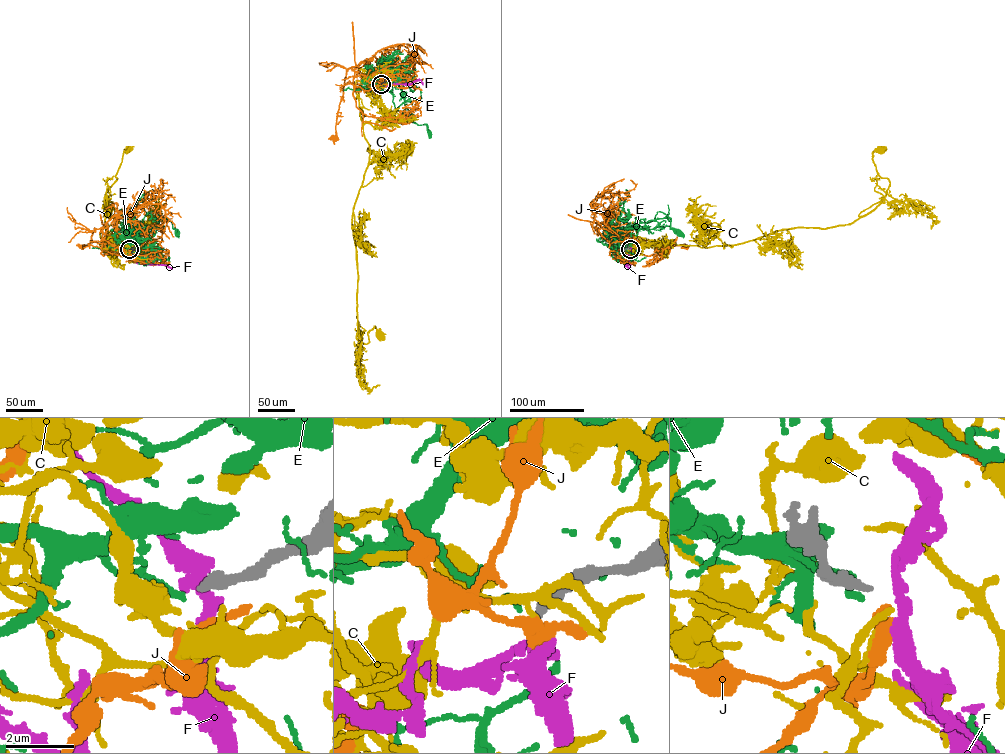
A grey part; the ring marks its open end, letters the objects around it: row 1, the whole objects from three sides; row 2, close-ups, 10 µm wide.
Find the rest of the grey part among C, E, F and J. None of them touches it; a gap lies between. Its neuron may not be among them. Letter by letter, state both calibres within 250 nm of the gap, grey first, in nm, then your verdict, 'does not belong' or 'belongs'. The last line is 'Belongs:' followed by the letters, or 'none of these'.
C: 280/100 nm | does not belong
E: 280/180 nm | does not belong
F: 280/340 nm | does not belong
J: 280/550 nm | does not belong
Belongs: none of these

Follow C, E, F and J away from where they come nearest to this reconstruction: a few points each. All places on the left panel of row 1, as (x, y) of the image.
C: (129, 250), (106, 236), (118, 247), (108, 245), (100, 233), (106, 228), (104, 196), (129, 150)
E: (128, 249), (149, 212), (170, 221), (177, 232)
F: (129, 249), (137, 263), (164, 264), (172, 269)
J: (129, 250), (120, 253), (103, 238), (100, 228), (94, 229), (87, 245), (82, 246)

